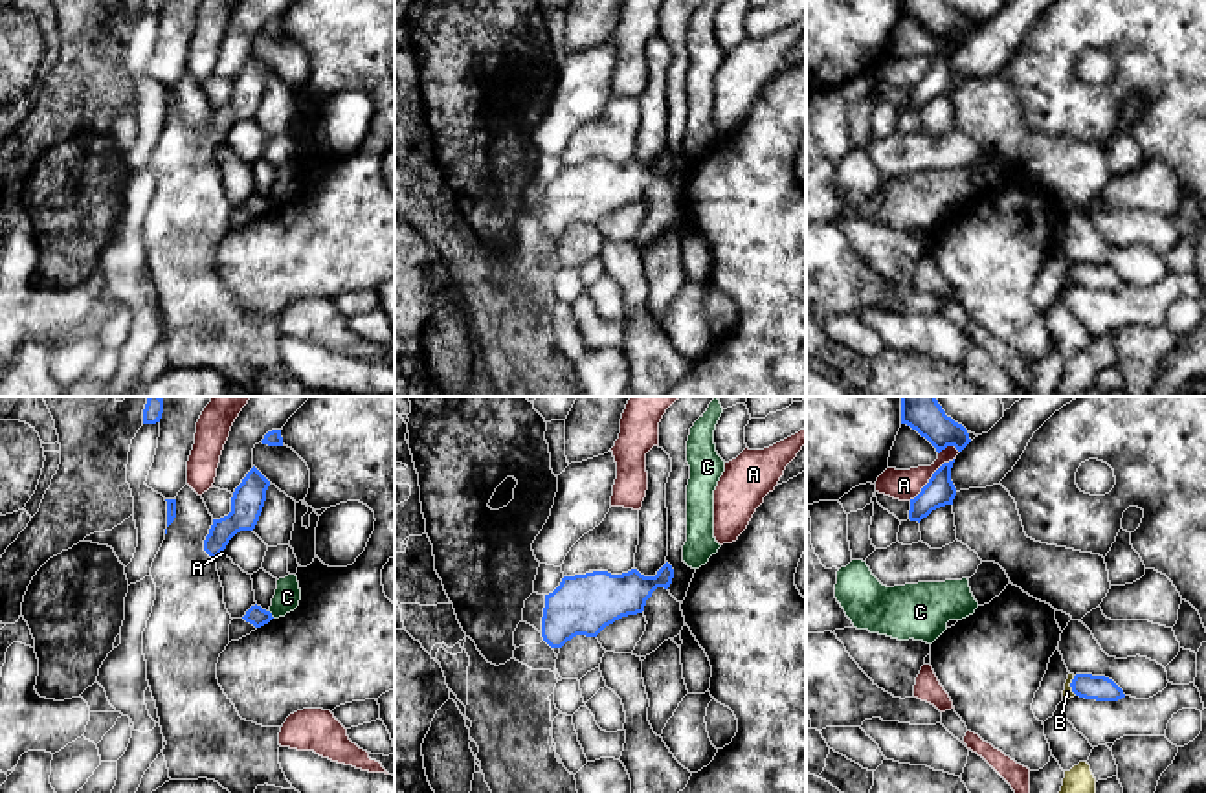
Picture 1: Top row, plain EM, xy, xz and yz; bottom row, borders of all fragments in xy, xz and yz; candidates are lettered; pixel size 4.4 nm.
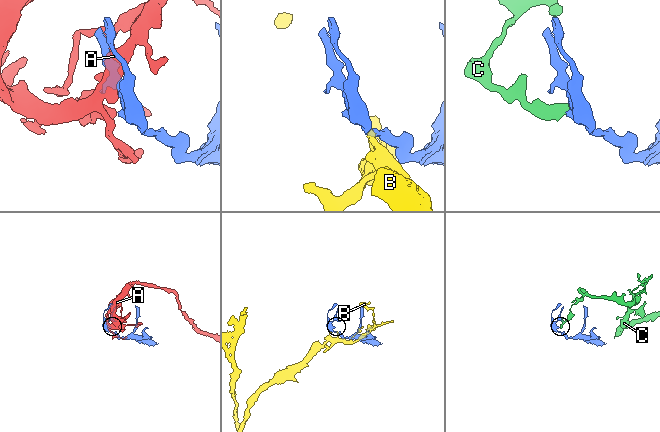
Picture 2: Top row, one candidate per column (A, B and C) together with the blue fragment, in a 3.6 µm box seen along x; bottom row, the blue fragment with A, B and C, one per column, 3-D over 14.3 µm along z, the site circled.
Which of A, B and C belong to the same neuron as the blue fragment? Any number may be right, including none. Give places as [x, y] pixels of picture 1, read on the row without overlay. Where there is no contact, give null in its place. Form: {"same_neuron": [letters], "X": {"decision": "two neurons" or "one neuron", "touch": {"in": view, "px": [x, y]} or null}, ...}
{"same_neuron": [], "A": {"decision": "two neurons", "touch": {"in": "yz", "px": [931, 67]}}, "B": {"decision": "two neurons", "touch": {"in": "yz", "px": [1071, 274]}}, "C": {"decision": "two neurons", "touch": {"in": "xy", "px": [270, 202]}}}

